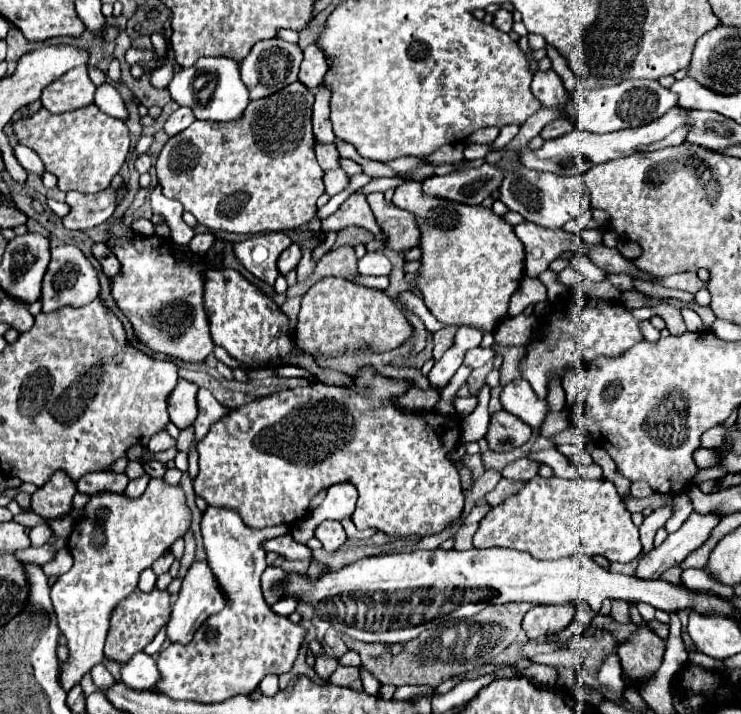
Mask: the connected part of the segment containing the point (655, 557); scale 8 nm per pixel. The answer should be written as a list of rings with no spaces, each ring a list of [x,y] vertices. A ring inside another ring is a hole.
[[[692,513],[678,531],[674,531],[666,537],[666,541],[660,547],[654,547],[640,559],[640,563],[634,571],[634,577],[660,579],[660,575],[666,569],[676,567],[692,551],[696,551],[700,545],[704,545],[706,539],[710,537],[712,529],[718,525],[718,521],[720,521],[720,517],[716,517],[716,515]]]

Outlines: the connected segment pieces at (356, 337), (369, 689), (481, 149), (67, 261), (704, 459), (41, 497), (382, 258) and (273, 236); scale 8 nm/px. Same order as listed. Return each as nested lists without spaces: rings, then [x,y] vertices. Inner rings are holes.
[[[326,277],[308,289],[296,321],[296,345],[314,357],[338,357],[358,353],[368,347],[372,353],[386,353],[404,345],[414,335],[414,327],[402,307],[380,289],[354,285],[342,277]]]
[[[362,671],[362,673],[360,673],[360,679],[362,679],[364,691],[366,691],[368,695],[378,695],[380,683],[378,683],[378,679],[376,679],[372,673],[366,673],[366,671]]]
[[[471,144],[467,146],[463,151],[464,159],[475,160],[484,158],[485,155],[490,152],[491,149],[490,145],[491,144],[484,144],[484,145]]]
[[[60,245],[50,251],[50,263],[48,271],[42,281],[42,313],[54,313],[66,305],[70,307],[82,307],[98,297],[100,285],[96,269],[90,265],[90,261],[84,257],[84,253],[74,245]]]
[[[700,447],[694,453],[694,460],[698,468],[705,469],[718,465],[722,458],[722,453],[712,449]]]
[[[56,471],[52,479],[32,495],[32,511],[44,519],[60,519],[72,511],[72,497],[76,495],[76,483],[62,471]]]
[[[372,251],[366,253],[358,261],[358,271],[360,275],[390,275],[392,265],[388,257],[382,251]]]
[[[266,233],[266,235],[254,235],[238,243],[234,251],[236,251],[236,257],[242,261],[242,265],[256,279],[262,279],[268,285],[274,285],[278,277],[276,259],[290,243],[292,243],[290,237],[284,233]]]

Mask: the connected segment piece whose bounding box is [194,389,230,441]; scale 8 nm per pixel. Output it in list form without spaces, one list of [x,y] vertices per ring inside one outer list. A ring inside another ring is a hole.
[[[200,389],[198,391],[198,409],[200,409],[200,415],[194,421],[196,441],[200,441],[208,433],[208,429],[210,429],[210,425],[214,421],[218,421],[218,419],[226,417],[226,413],[230,413],[230,409],[224,407],[224,405],[220,405],[216,401],[216,397],[208,389]]]

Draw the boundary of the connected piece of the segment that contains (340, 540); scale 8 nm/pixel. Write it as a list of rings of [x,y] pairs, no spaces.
[[[335,520],[322,521],[316,527],[316,537],[322,541],[322,545],[324,545],[326,551],[336,551],[348,539],[346,533],[344,533],[344,527],[342,527],[339,521]]]

